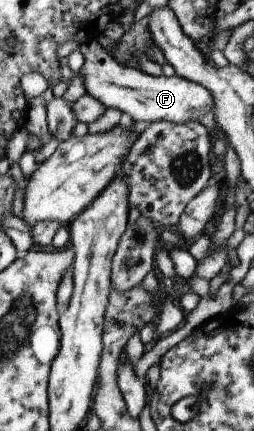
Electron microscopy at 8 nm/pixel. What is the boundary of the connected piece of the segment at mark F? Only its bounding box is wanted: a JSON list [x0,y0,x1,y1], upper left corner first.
[73,41,212,124]

